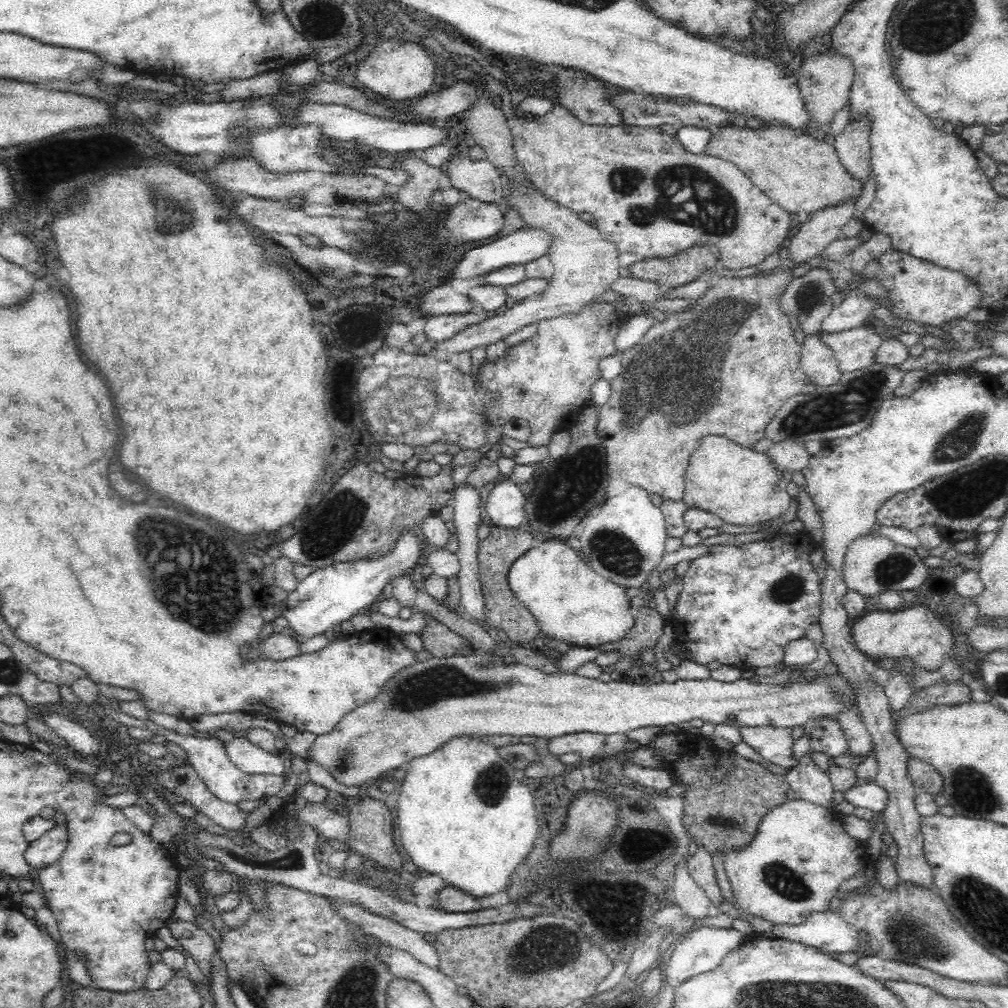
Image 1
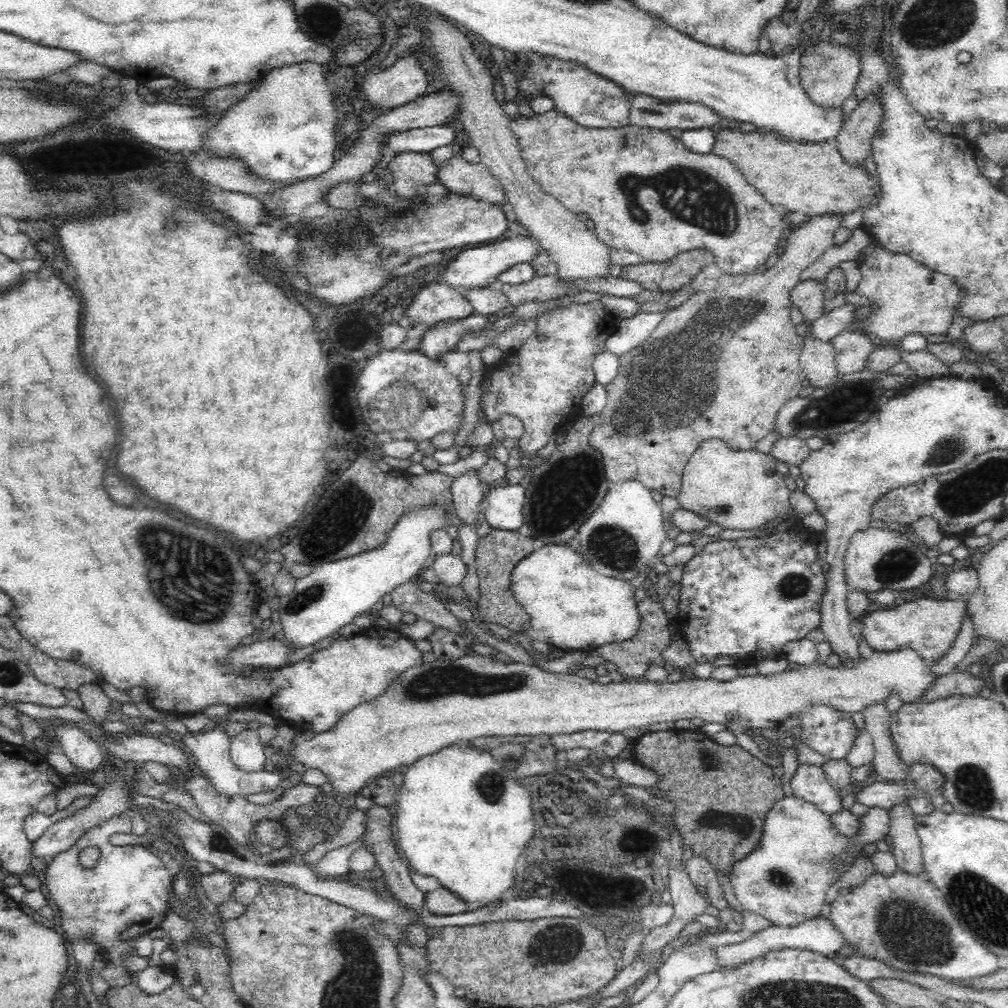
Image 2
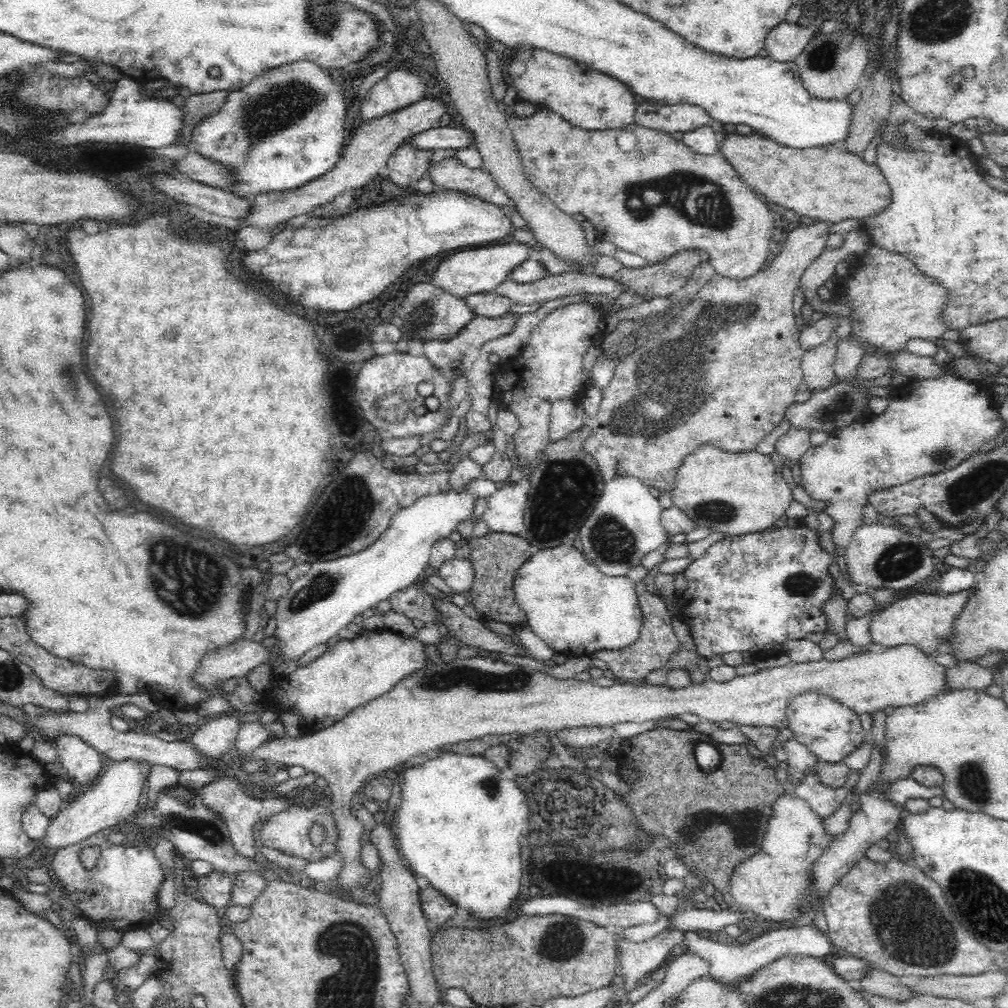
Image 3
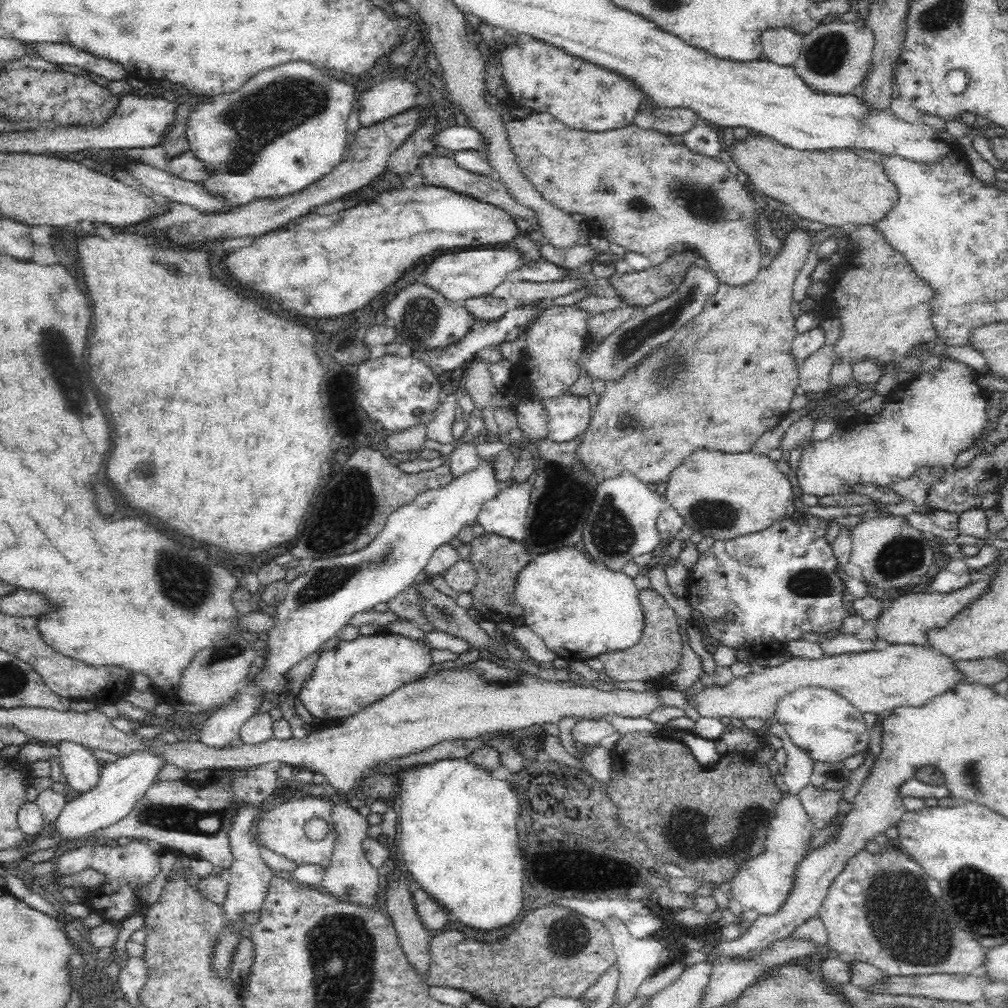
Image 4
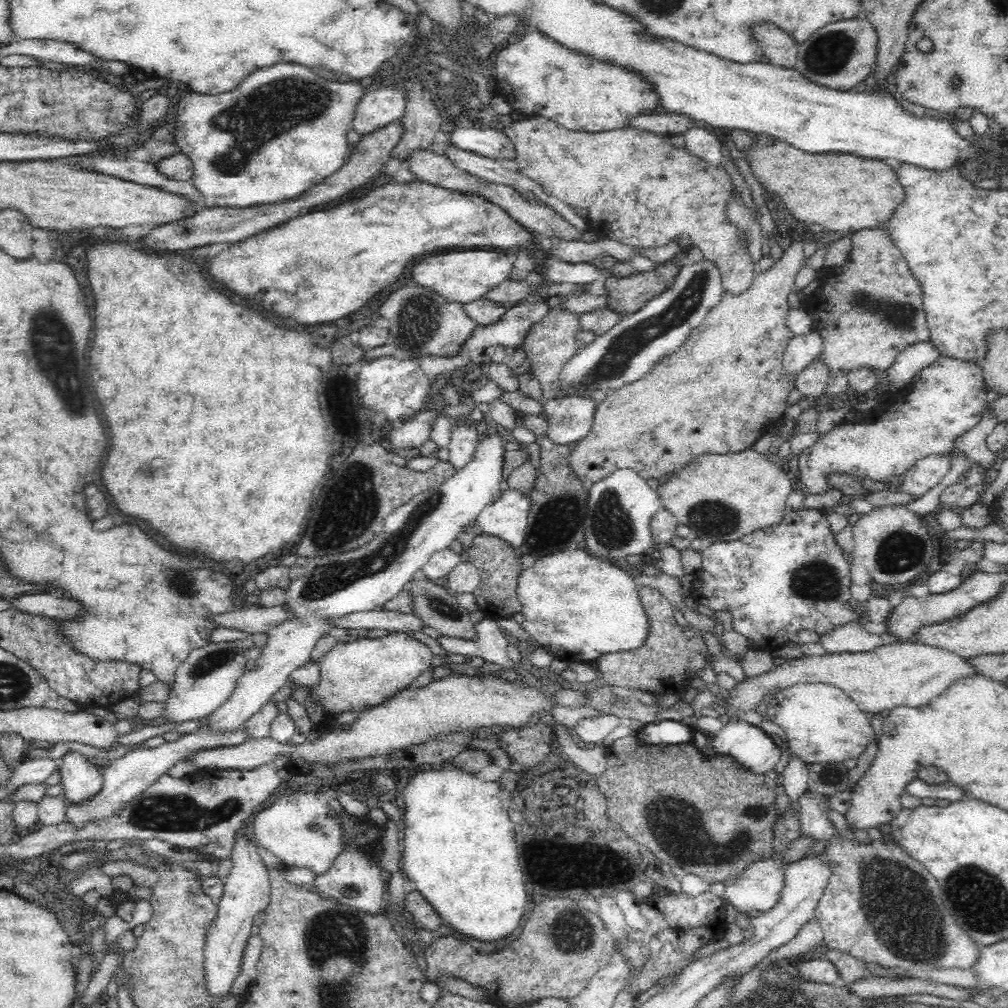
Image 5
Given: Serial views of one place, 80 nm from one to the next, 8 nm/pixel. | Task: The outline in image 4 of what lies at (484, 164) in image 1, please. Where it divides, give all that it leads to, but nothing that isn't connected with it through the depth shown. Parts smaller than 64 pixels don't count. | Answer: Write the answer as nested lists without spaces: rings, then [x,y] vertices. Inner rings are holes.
[[[424,154],[418,162],[418,170],[424,178],[426,185],[433,185],[434,187],[446,188],[450,193],[467,195],[485,204],[497,207],[504,212],[509,213],[513,218],[520,218],[520,224],[533,233],[539,230],[540,219],[538,219],[538,212],[519,204],[508,191],[507,185],[497,178],[482,177],[470,173],[462,168],[458,167],[451,157],[444,156],[432,156],[432,154]]]

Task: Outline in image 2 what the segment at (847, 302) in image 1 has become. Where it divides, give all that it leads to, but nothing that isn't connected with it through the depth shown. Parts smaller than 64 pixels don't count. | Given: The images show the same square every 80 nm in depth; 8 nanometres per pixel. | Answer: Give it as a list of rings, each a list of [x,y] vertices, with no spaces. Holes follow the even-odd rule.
[[[852,304],[836,307],[830,312],[820,315],[817,319],[810,322],[812,329],[809,331],[809,336],[818,342],[831,342],[838,336],[848,324],[855,324],[856,311]]]

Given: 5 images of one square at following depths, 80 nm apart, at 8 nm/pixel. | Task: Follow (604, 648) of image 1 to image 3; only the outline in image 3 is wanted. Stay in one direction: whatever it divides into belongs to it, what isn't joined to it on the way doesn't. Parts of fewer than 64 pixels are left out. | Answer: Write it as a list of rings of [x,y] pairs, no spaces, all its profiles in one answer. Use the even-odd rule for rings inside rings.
[[[645,591],[640,594],[639,605],[643,615],[640,637],[630,647],[622,650],[600,650],[592,654],[592,658],[599,658],[602,662],[606,662],[607,674],[616,681],[644,680],[650,672],[668,667],[671,664],[672,656],[682,648],[672,630],[675,613],[670,613],[664,601],[664,598],[658,597],[656,593],[650,594]]]

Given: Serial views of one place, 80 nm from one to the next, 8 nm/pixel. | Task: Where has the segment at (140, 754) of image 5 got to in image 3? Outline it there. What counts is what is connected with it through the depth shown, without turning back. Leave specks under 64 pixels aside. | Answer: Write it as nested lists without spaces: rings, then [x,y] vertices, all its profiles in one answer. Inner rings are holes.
[[[126,759],[106,761],[104,774],[100,774],[100,782],[91,789],[81,793],[70,804],[51,819],[46,835],[41,839],[42,846],[49,849],[64,848],[102,830],[117,826],[143,803],[151,764],[142,759]]]

